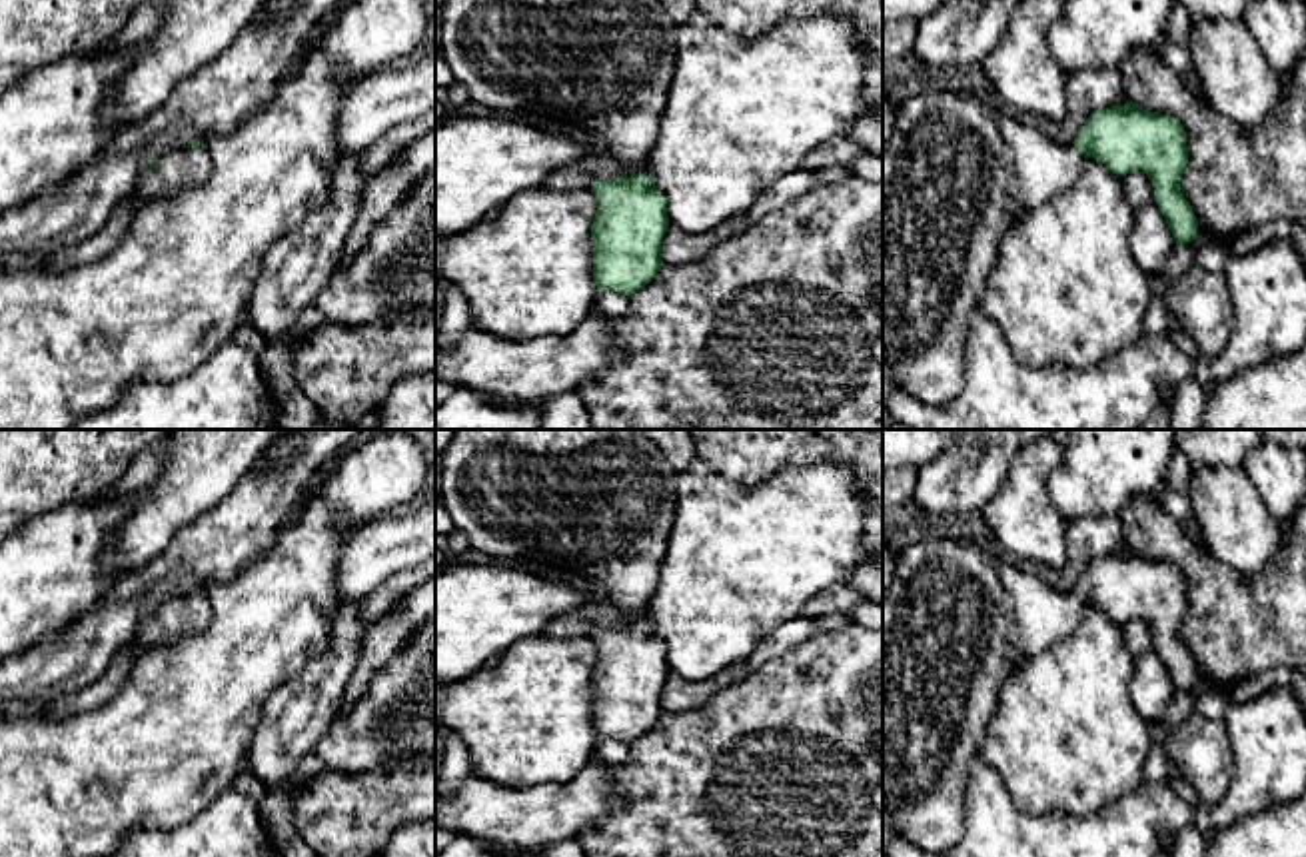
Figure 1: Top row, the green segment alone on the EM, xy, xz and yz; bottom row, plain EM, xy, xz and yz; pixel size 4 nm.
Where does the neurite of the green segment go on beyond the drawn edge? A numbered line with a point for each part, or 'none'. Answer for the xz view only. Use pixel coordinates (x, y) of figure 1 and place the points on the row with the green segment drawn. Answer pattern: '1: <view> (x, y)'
1: xz (606, 66)

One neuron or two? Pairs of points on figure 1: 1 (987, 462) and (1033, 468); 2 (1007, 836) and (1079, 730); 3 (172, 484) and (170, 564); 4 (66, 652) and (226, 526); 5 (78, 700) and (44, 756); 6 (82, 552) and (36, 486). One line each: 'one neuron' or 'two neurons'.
1: two neurons
2: two neurons
3: two neurons
4: one neuron
5: two neurons
6: two neurons

